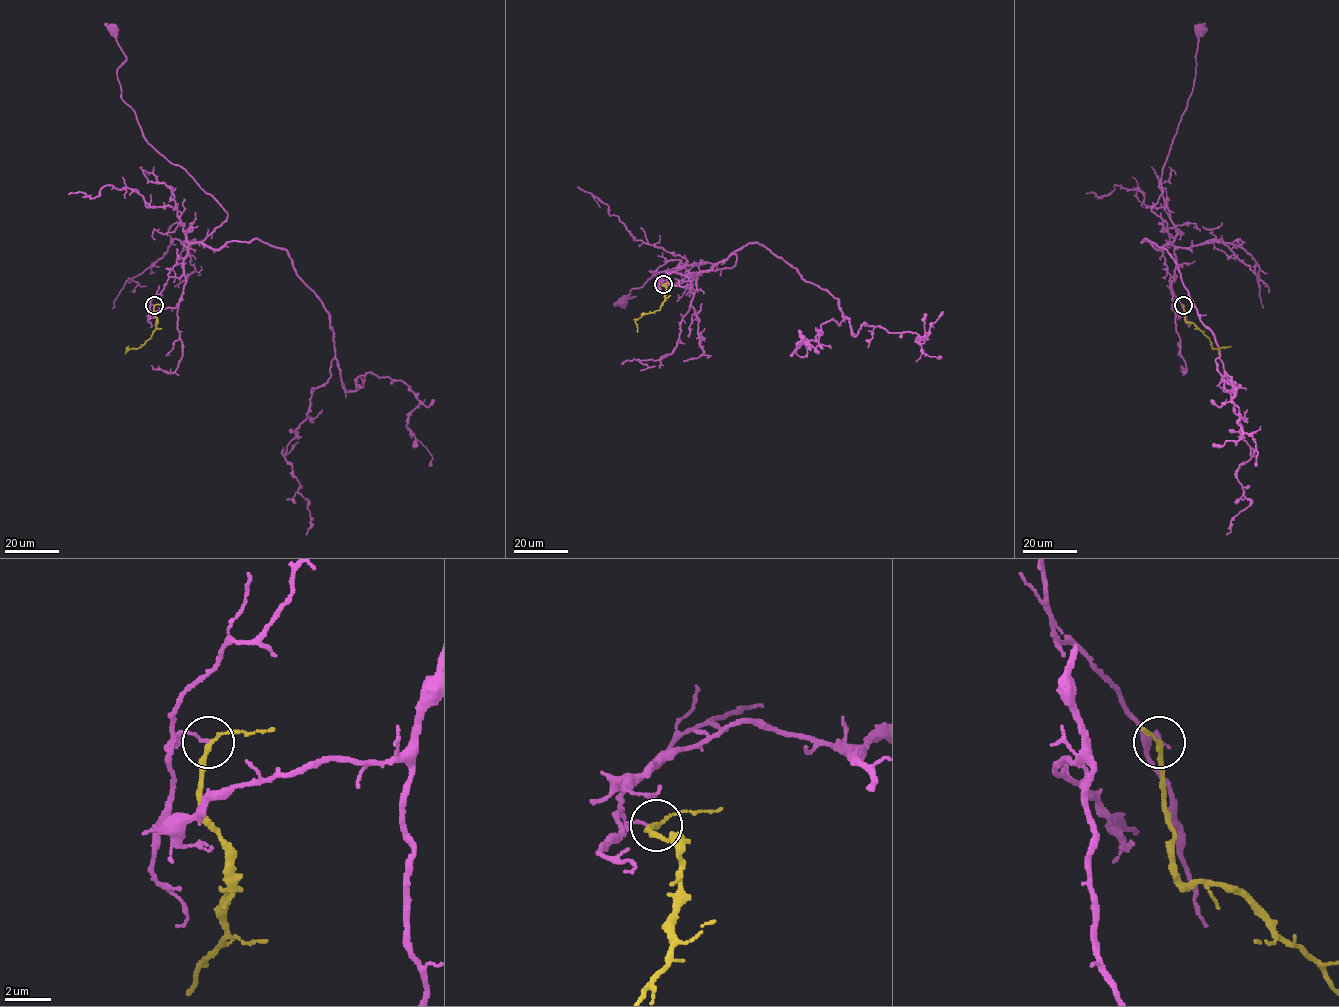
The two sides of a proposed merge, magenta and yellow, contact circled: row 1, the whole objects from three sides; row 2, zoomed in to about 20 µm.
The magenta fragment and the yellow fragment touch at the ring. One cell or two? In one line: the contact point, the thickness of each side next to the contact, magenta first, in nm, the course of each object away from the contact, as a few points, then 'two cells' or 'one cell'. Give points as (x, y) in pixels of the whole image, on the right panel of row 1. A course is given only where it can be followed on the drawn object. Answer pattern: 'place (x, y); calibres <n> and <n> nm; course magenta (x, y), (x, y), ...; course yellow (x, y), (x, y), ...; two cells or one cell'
place (1183, 305); calibres 110 and 170 nm; course magenta (1183, 305), (1170, 288), (1176, 258), (1167, 223), (1151, 209), (1162, 193), (1162, 171), (1195, 77), (1200, 30); course yellow (1183, 305), (1185, 320), (1191, 322), (1209, 339), (1213, 348), (1231, 346); two cells

